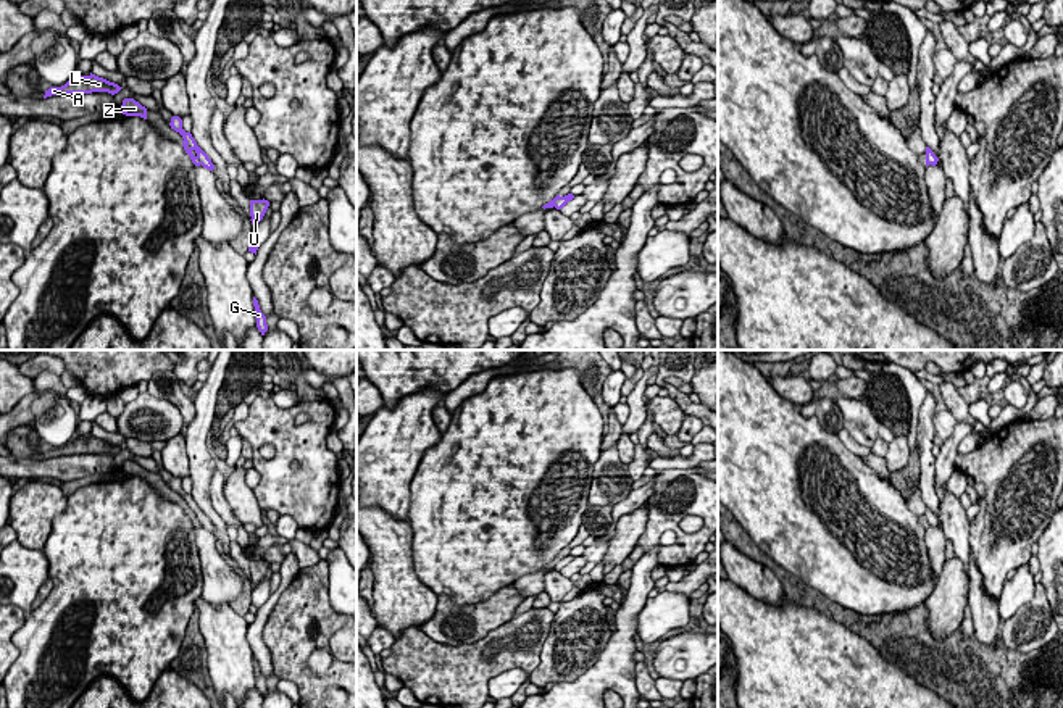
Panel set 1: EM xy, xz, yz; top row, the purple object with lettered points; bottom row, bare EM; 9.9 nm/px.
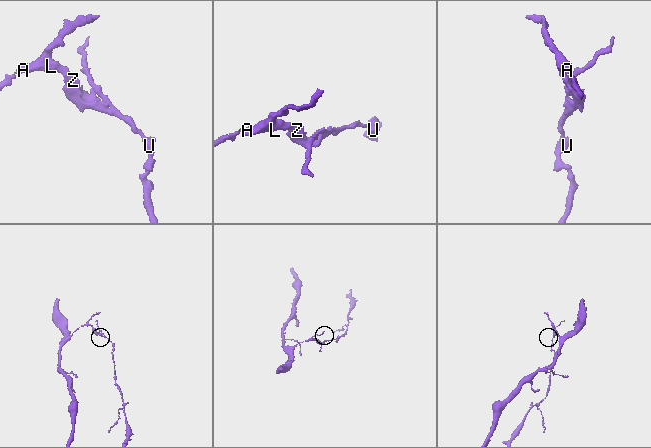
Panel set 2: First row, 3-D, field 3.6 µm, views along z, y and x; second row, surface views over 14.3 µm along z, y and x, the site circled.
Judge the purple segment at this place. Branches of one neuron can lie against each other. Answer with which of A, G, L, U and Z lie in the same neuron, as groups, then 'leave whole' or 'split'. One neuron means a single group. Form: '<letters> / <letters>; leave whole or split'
A L Z / G U; split

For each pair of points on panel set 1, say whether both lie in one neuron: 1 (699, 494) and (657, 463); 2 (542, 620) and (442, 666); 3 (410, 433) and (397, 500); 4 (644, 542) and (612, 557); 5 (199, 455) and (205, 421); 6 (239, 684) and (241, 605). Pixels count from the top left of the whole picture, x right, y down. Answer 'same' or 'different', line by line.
1: different
2: same
3: same
4: different
5: same
6: different

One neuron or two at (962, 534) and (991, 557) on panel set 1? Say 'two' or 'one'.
two

